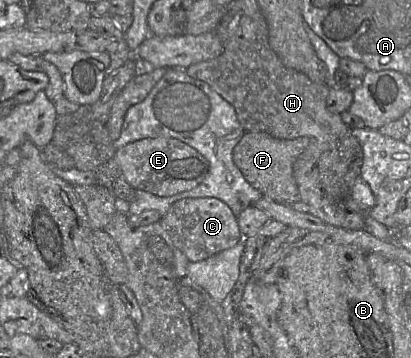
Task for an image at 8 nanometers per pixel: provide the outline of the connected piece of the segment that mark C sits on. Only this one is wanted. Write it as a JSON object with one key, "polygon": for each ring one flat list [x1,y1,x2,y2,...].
{"polygon":[[200,197,184,198,174,202,159,221,189,263,205,260,244,240,237,219,238,216,235,216,223,201,212,197]]}

